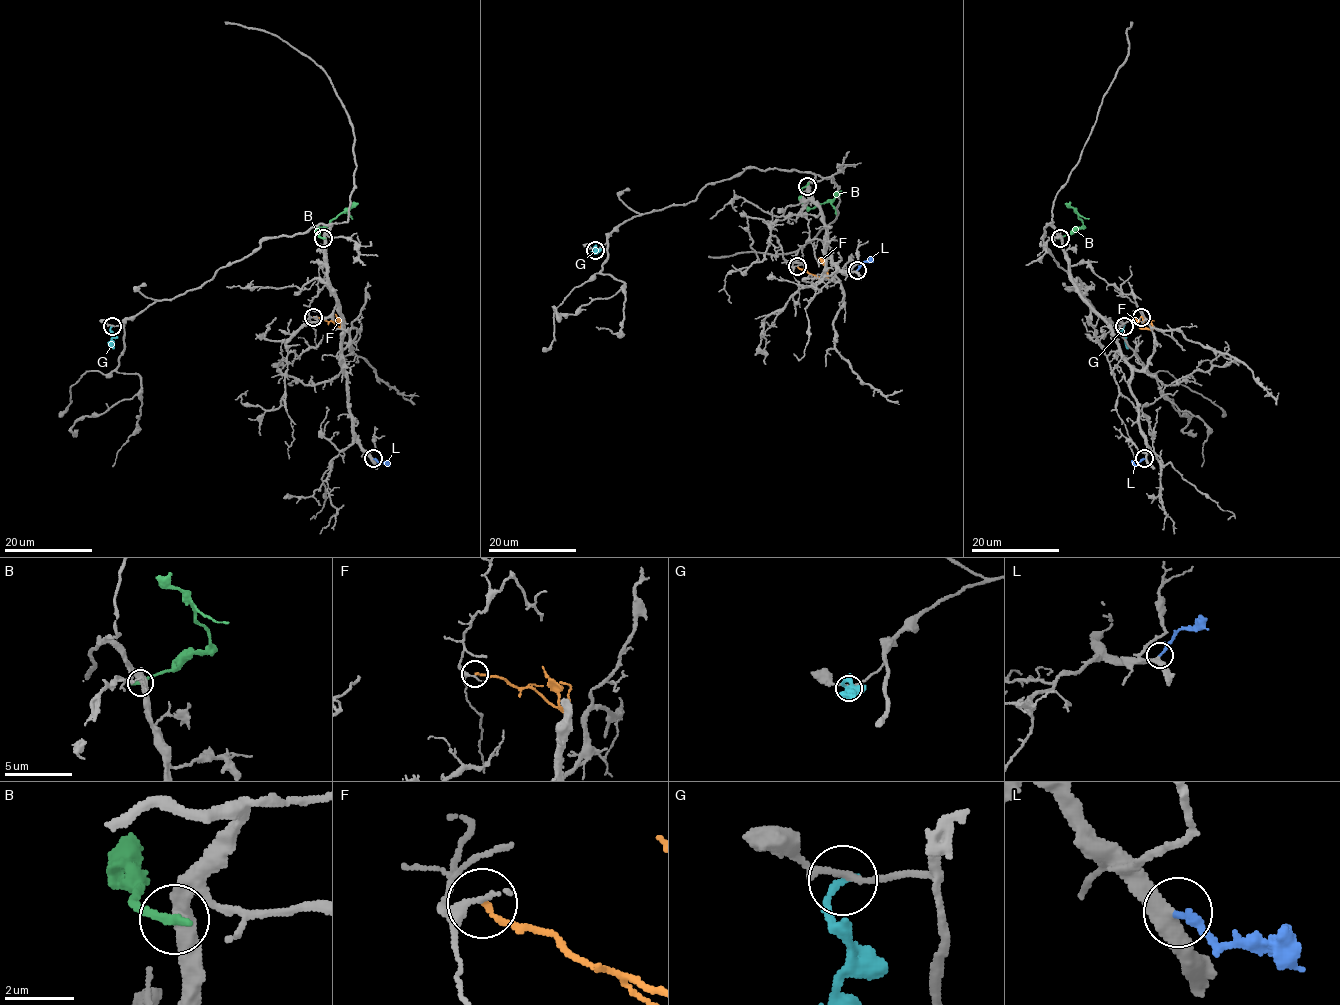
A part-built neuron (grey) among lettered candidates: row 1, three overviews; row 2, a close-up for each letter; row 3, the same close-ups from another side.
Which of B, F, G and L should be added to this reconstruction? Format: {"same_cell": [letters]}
{"same_cell": ["L"]}

